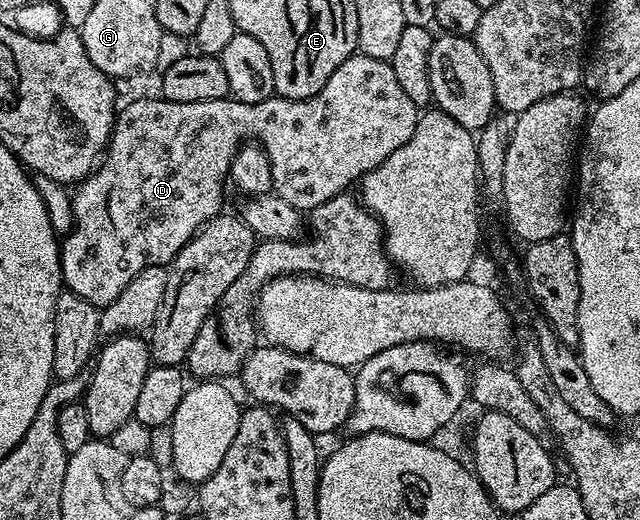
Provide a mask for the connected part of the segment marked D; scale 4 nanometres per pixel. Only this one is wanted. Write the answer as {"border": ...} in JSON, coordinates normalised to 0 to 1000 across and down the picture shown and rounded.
{"border":[[[561,102],[548,106],[522,148],[509,156],[506,169],[483,190],[427,187],[408,198],[373,198],[361,187],[302,198],[273,198],[255,187],[213,190],[183,219],[169,288],[150,327],[113,375],[116,435],[98,454],[94,471],[98,550],[159,594],[184,573],[222,517],[267,508],[306,446],[345,412],[350,344],[353,352],[363,304],[389,271],[405,275],[422,302],[425,367],[453,387],[470,410],[484,410],[525,375],[539,373],[550,350],[567,346],[616,287],[634,279],[647,256],[652,227],[653,210],[634,187],[628,163],[622,163],[611,119]]]}

